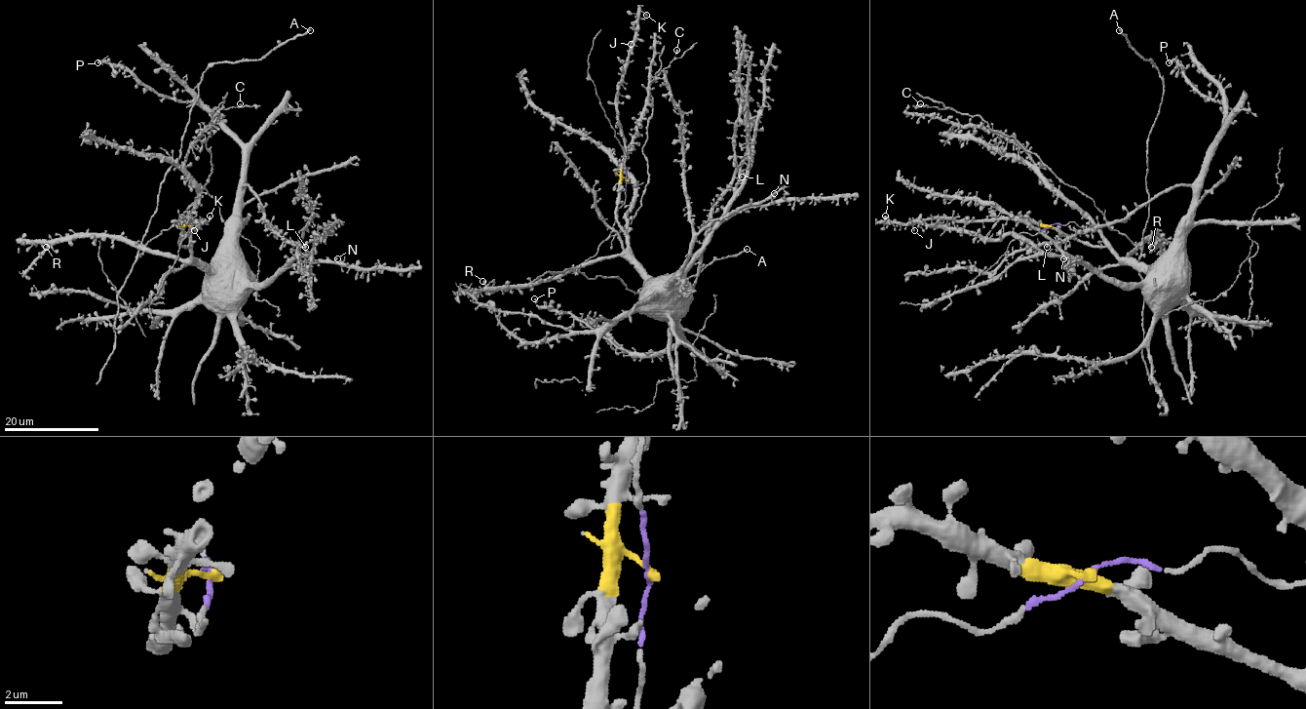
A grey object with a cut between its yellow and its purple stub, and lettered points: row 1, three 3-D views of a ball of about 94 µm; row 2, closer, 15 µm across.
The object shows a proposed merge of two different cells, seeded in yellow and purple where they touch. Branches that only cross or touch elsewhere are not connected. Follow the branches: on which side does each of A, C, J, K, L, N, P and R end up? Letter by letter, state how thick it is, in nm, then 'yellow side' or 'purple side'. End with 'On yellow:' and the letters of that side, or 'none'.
A: 340 nm thick; purple side
C: 240 nm thick; purple side
J: 200 nm thick; yellow side
K: 380 nm thick; yellow side
L: 130 nm thick; yellow side
N: 260 nm thick; yellow side
P: 400 nm thick; yellow side
R: 440 nm thick; yellow side
On yellow: J, K, L, N, P, R

